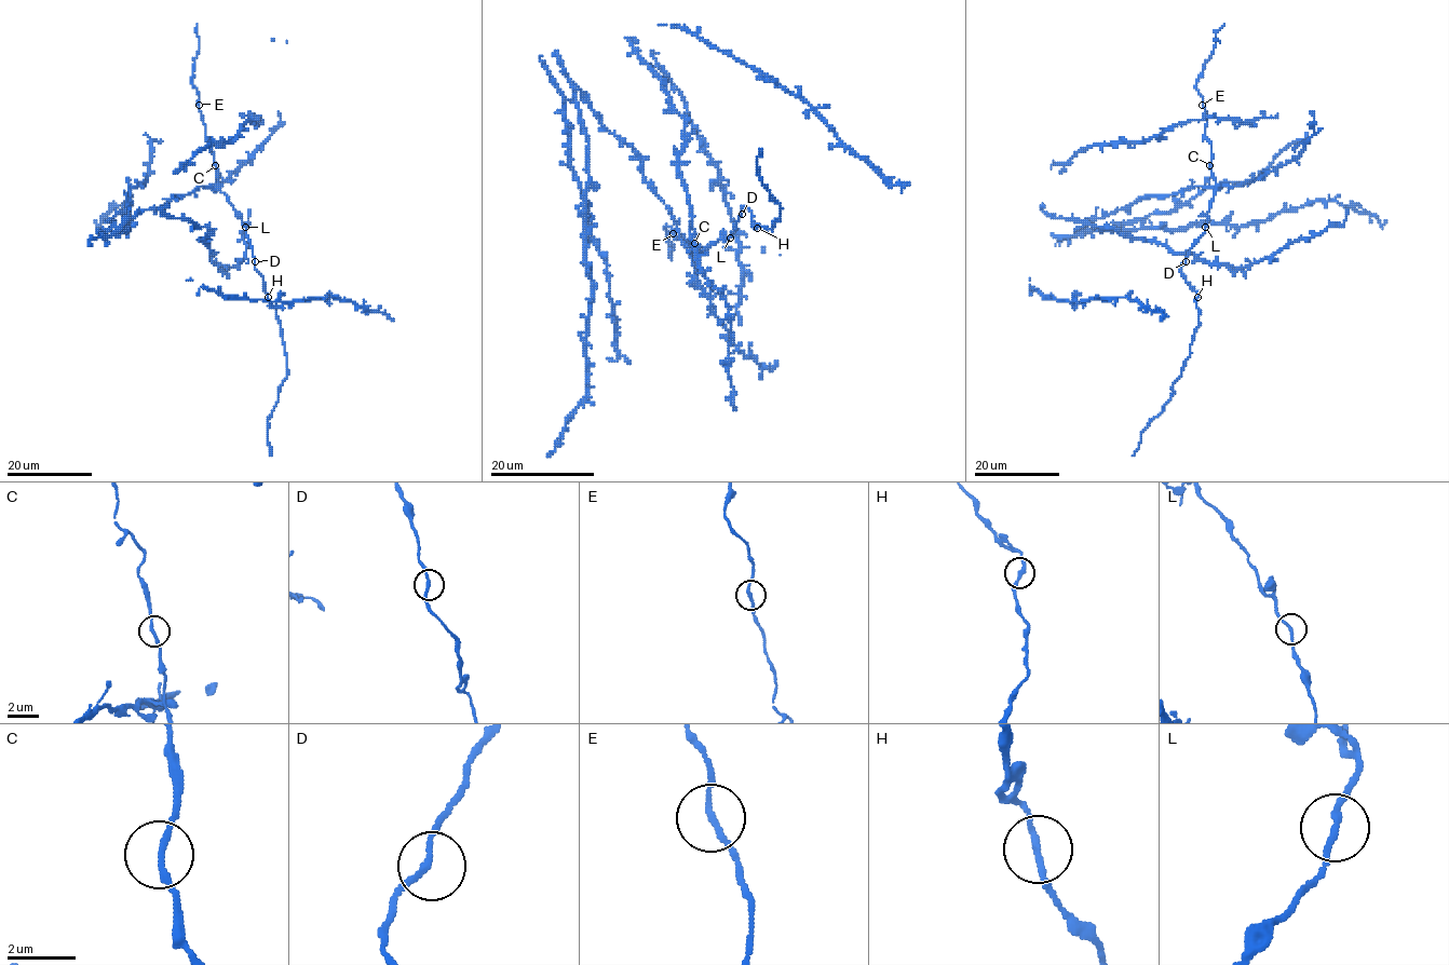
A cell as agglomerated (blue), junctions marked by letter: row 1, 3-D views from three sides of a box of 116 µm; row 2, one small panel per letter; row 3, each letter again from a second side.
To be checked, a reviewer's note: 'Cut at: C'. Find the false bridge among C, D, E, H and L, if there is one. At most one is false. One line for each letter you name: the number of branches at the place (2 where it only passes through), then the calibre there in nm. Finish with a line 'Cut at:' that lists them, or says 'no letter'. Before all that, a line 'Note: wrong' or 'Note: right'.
Note: wrong
Cut at: no letter

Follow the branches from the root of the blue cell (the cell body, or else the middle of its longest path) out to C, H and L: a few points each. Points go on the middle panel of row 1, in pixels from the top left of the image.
C: (711, 244), (698, 250), (694, 243)
H: (711, 244), (720, 239), (725, 241), (730, 236), (743, 207), (750, 212), (753, 225), (757, 227)
L: (711, 244), (730, 238)

